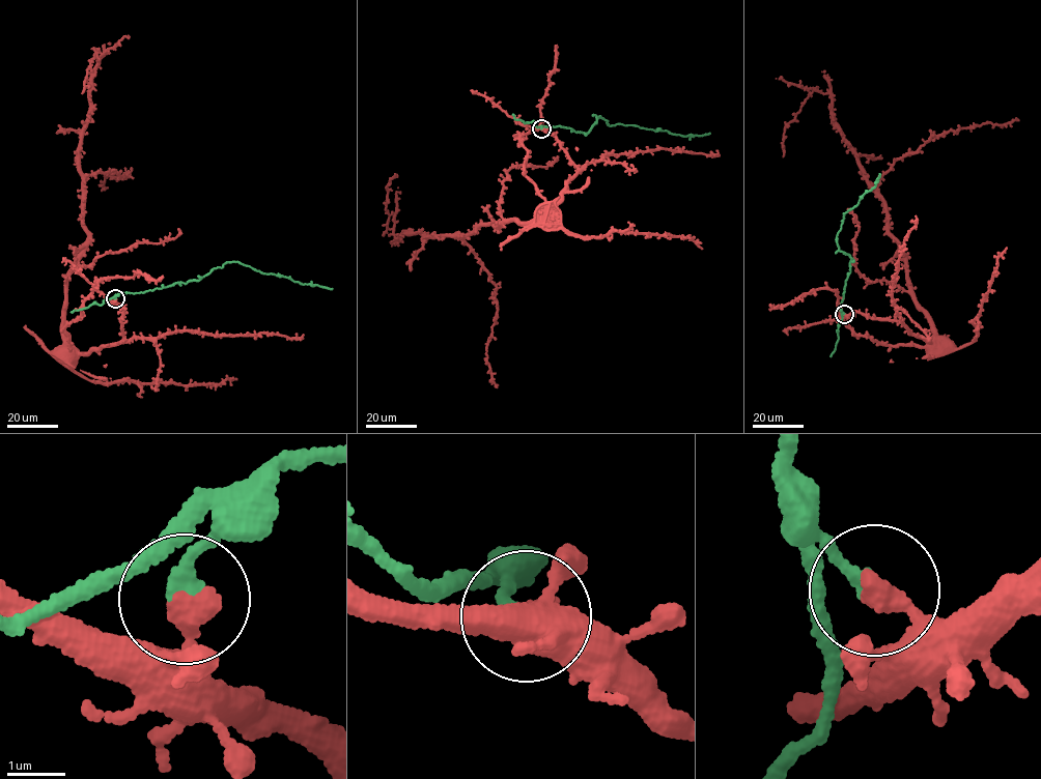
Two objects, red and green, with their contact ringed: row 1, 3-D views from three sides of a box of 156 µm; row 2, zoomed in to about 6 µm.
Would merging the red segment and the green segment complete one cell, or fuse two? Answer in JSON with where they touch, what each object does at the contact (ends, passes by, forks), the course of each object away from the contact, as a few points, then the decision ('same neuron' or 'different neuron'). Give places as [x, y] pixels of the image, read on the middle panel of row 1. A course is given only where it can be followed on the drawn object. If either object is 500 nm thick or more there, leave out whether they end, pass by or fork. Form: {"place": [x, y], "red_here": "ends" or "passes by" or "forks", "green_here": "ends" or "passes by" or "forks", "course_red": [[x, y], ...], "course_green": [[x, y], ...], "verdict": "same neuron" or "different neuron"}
{"place": [541, 128], "red_here": "ends", "green_here": "ends", "course_red": [[541, 128], [557, 138], [577, 169], [577, 174], [568, 181], [563, 198], [549, 209]], "course_green": [[541, 128], [561, 126], [587, 133], [598, 116], [614, 125], [637, 125], [685, 136], [710, 133]], "verdict": "different neuron"}

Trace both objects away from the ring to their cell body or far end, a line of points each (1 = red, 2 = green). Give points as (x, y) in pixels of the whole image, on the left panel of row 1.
1: (115, 298), (123, 311), (120, 319), (123, 338), (90, 353), (73, 348), (69, 353)
2: (115, 298), (121, 292), (143, 293), (199, 280), (214, 268), (236, 261), (269, 275), (332, 289)

